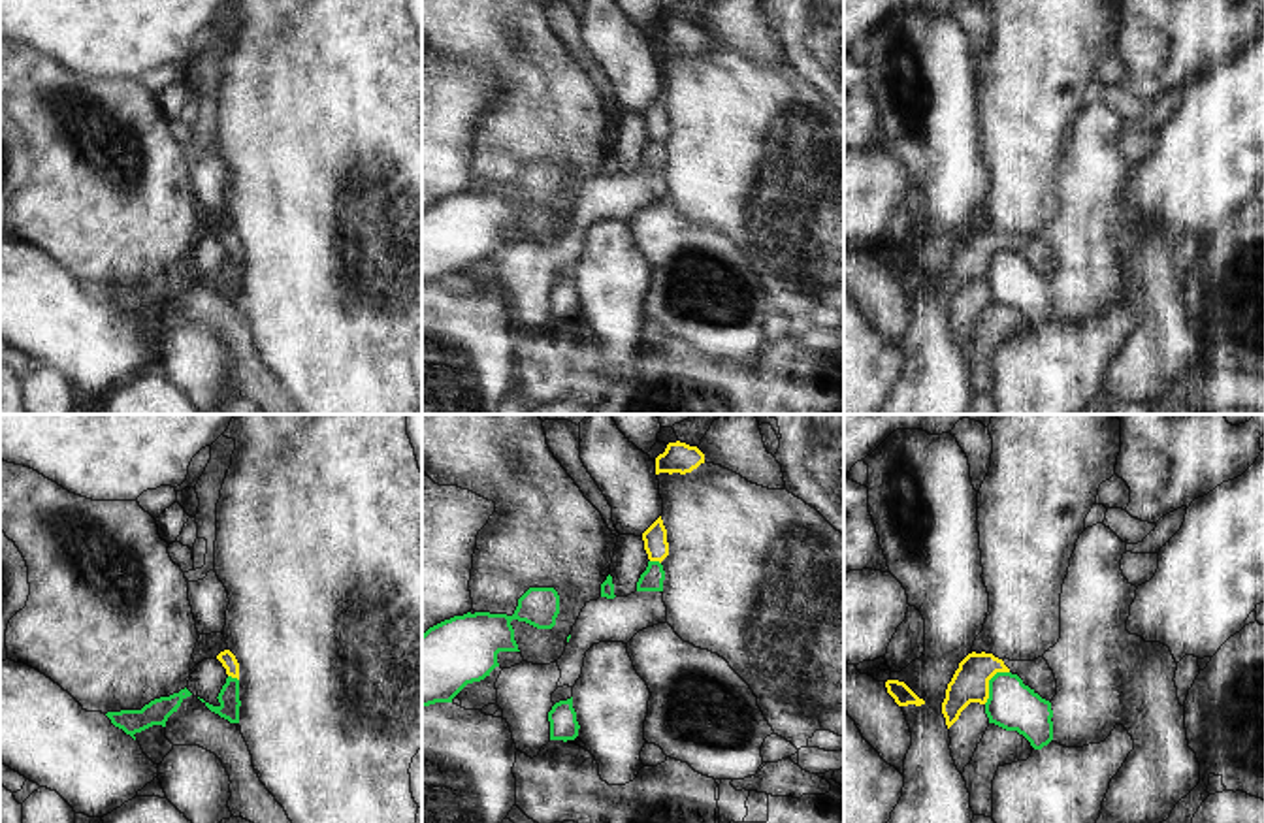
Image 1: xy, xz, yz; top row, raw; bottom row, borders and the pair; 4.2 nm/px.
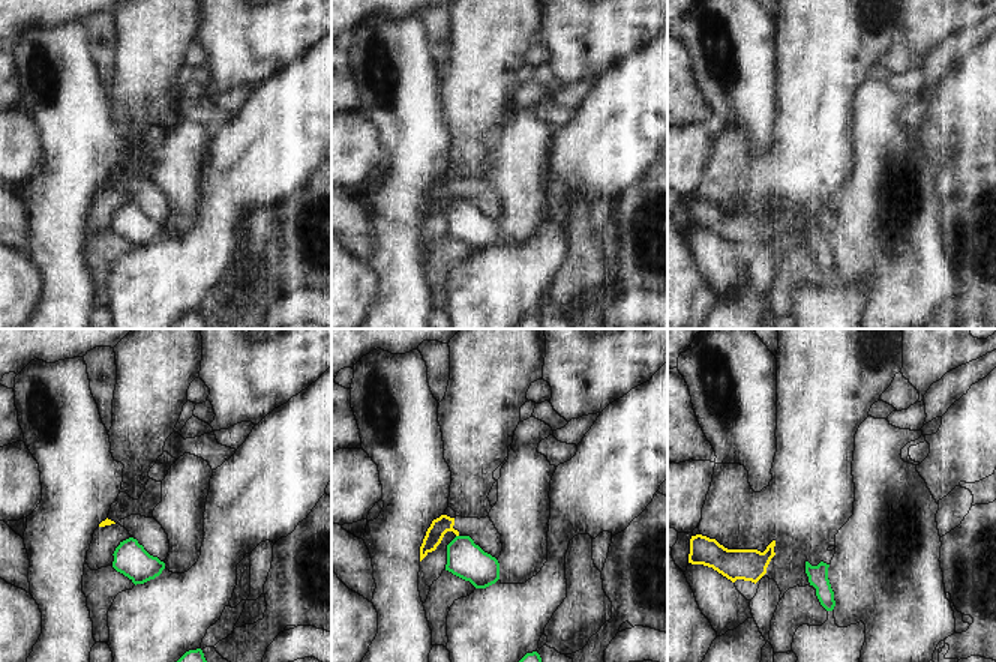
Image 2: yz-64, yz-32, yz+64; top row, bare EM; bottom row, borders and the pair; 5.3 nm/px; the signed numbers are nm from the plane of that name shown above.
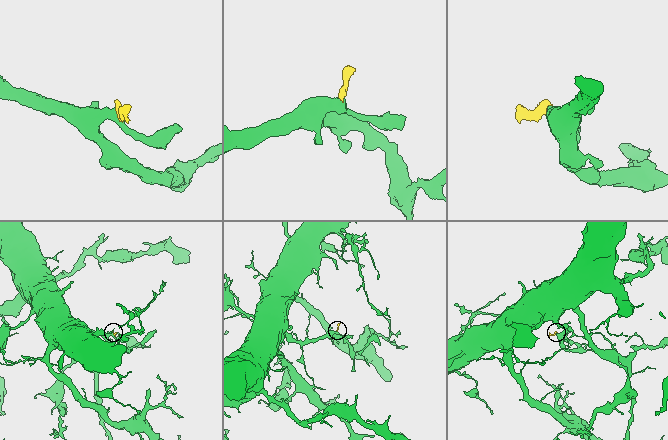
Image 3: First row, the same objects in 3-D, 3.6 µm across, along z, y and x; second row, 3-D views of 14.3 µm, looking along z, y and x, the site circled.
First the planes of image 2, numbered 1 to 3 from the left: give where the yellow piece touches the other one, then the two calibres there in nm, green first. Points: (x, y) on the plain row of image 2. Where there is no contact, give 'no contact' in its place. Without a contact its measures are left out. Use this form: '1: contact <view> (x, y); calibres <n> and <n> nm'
1: no contact
2: no contact
3: no contact

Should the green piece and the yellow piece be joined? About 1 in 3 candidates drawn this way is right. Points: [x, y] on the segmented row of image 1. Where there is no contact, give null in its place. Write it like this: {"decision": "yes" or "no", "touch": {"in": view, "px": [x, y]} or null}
{"decision": "no", "touch": {"in": "yz", "px": [989, 682]}}

